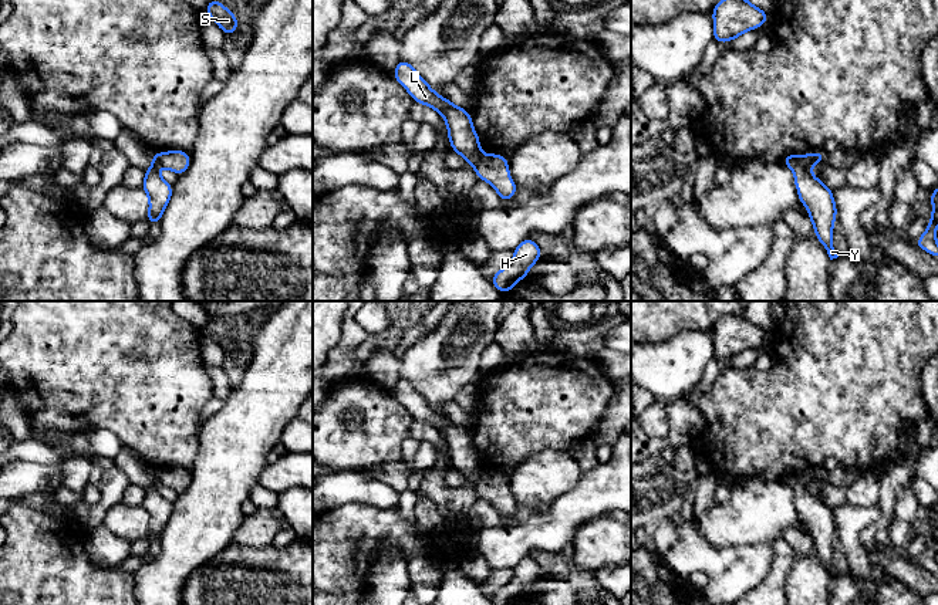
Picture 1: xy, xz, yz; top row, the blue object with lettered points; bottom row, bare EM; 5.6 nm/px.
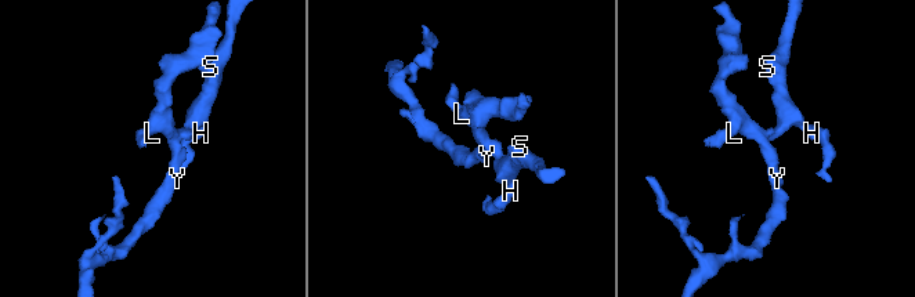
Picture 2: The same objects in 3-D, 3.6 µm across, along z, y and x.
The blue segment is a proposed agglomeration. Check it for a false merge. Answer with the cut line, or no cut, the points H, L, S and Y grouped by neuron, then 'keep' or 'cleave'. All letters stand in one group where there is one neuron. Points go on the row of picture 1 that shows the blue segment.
cut in xz along (482, 156), (472, 165); H S / L Y; cleave

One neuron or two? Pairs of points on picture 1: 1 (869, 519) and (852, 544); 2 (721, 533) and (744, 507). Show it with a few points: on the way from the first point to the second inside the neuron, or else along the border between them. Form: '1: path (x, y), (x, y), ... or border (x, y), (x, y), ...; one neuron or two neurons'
1: path (861, 523), (852, 533), (852, 537); one neuron
2: path (726, 527), (741, 513); one neuron

